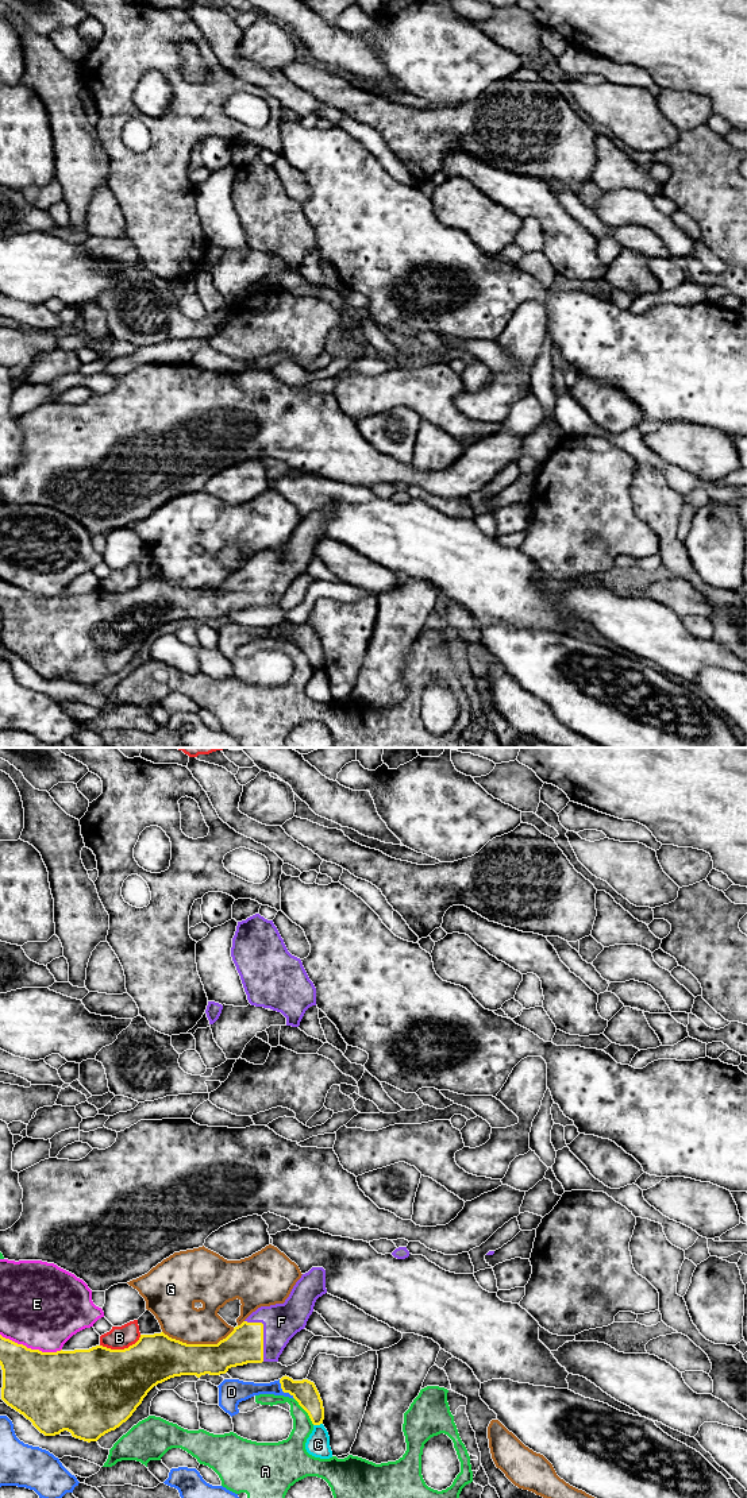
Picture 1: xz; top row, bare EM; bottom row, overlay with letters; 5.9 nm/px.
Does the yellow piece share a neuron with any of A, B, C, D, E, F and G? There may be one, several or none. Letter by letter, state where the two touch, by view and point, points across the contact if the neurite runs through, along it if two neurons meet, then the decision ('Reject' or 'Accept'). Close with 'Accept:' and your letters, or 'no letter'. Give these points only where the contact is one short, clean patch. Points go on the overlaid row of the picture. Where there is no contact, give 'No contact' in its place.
A: Touches yellow at xz (305, 1410). Reject
B: Touches yellow at xz (120, 1350). Reject
C: Touches yellow at xz (318, 1424). Reject
D: Touches yellow at xz (284, 1392). Reject
E: Touches yellow at xz (30, 1348). Reject
F: Touches yellow at xz (262, 1334). Path across: xz (245, 1344), (255, 1340), (262, 1334), (281, 1321). Accept
G: Touches yellow at xz (197, 1344). Reject
Accept: F

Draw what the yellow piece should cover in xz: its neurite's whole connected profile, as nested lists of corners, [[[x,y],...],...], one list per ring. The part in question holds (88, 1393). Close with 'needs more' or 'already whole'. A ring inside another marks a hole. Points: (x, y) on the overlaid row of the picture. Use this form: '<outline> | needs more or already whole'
[[[312,1267],[296,1282],[284,1304],[258,1308],[217,1344],[186,1344],[161,1332],[140,1335],[135,1344],[124,1350],[96,1346],[89,1350],[42,1352],[0,1335],[1,1399],[30,1420],[45,1436],[55,1436],[68,1431],[76,1439],[88,1443],[97,1441],[101,1436],[126,1422],[154,1386],[170,1378],[181,1375],[196,1375],[200,1378],[205,1374],[220,1375],[226,1374],[231,1367],[247,1363],[278,1362],[289,1340],[305,1328],[316,1300],[326,1293],[326,1270],[323,1267]]] | needs more

